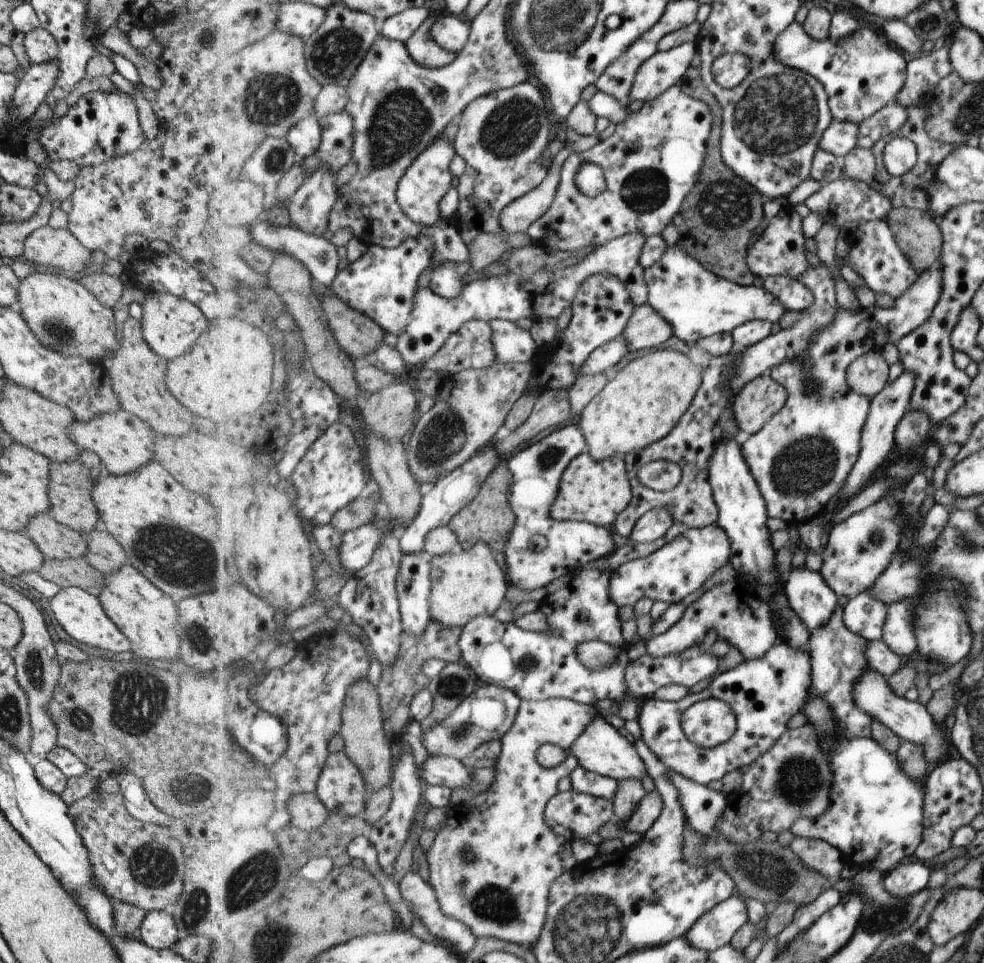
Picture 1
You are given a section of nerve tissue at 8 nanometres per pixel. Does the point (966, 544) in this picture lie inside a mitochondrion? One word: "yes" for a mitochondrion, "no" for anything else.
yes

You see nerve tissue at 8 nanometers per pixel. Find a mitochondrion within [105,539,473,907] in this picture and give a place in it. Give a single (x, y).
(137, 703)

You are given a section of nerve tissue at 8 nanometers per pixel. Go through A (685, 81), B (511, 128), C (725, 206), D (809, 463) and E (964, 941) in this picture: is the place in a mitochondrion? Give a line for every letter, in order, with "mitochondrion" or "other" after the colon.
A: other
B: mitochondrion
C: mitochondrion
D: mitochondrion
E: other

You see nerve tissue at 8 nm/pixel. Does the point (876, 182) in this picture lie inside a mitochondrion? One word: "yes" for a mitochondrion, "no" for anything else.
no

